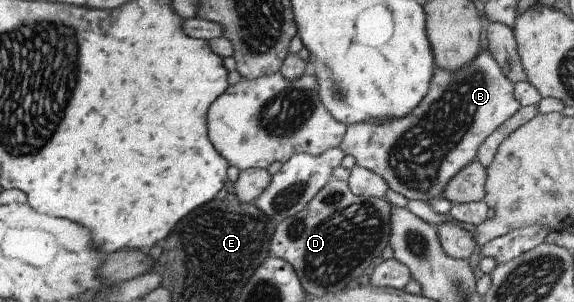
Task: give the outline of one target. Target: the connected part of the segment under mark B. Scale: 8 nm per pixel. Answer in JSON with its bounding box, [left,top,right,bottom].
[339,48,520,201]

